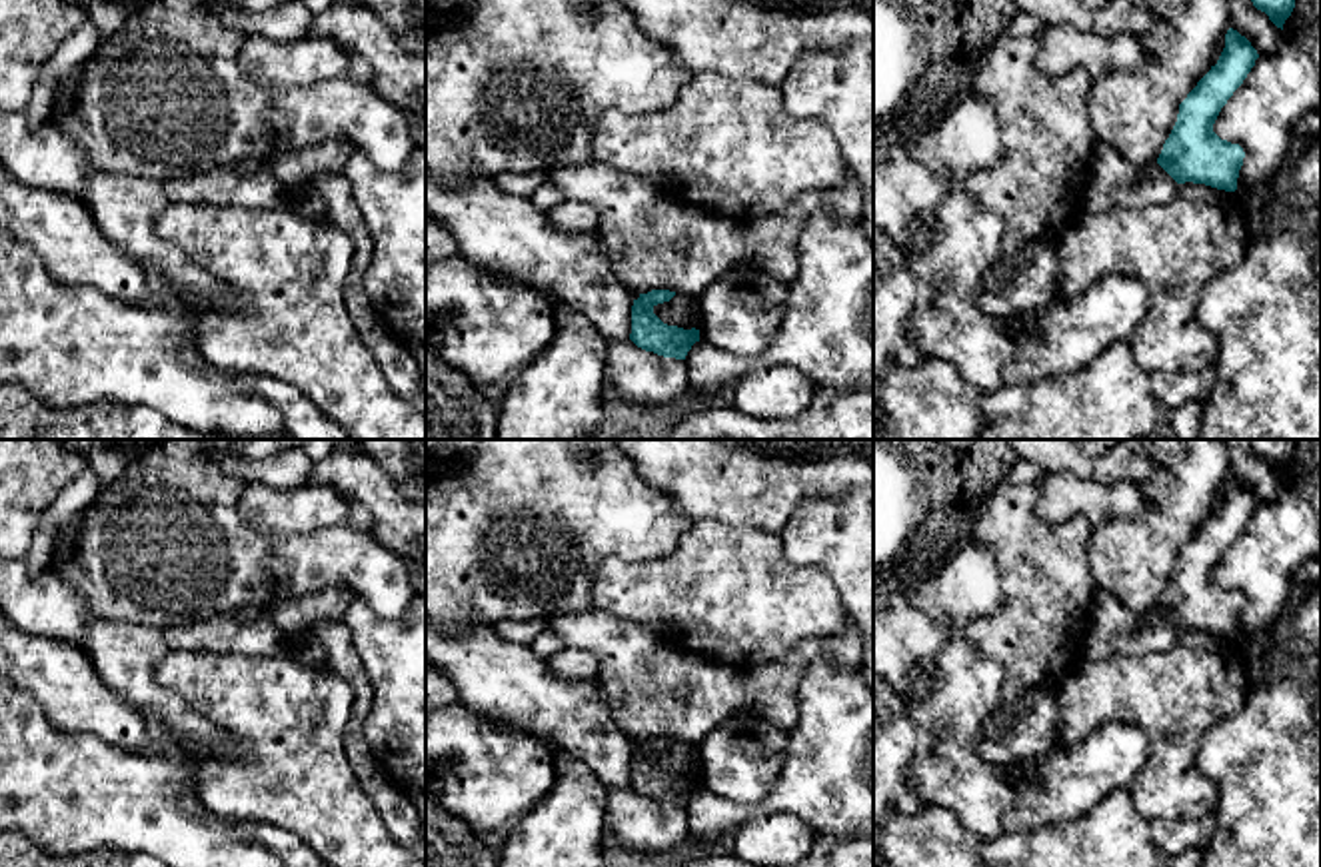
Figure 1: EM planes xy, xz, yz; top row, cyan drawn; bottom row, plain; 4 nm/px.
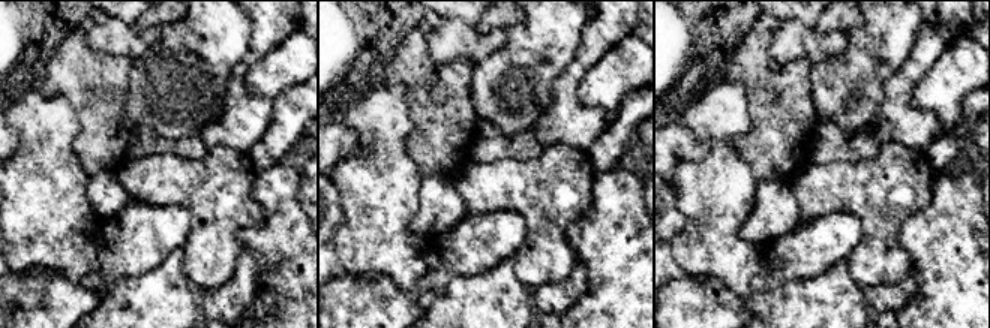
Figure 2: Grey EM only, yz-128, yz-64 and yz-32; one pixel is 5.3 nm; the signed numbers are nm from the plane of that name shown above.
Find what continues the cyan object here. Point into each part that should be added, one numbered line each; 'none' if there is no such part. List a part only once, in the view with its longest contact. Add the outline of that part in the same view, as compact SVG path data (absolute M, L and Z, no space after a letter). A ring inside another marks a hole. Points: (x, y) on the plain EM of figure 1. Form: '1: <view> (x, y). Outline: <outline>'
none

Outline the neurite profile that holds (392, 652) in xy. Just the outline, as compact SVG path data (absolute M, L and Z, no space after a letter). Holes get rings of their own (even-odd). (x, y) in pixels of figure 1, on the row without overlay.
M426 593L396 619L352 599L342 621L374 687L364 739L384 773L408 795L426 837Z

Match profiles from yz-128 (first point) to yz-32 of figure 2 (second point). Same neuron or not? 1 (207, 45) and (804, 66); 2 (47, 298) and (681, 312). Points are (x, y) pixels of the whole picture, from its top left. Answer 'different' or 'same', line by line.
1: different
2: same

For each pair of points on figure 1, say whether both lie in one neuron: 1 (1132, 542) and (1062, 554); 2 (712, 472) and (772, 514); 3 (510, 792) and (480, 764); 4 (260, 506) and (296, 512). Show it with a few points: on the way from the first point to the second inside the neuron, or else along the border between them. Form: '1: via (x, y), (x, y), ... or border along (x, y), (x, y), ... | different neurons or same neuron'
1: border along (1092, 526), (1088, 570), (1098, 590) | different neurons
2: via (726, 480), (746, 488), (758, 500) | same neuron
3: via (502, 784), (488, 772) | same neuron
4: via (268, 510), (288, 512) | same neuron

